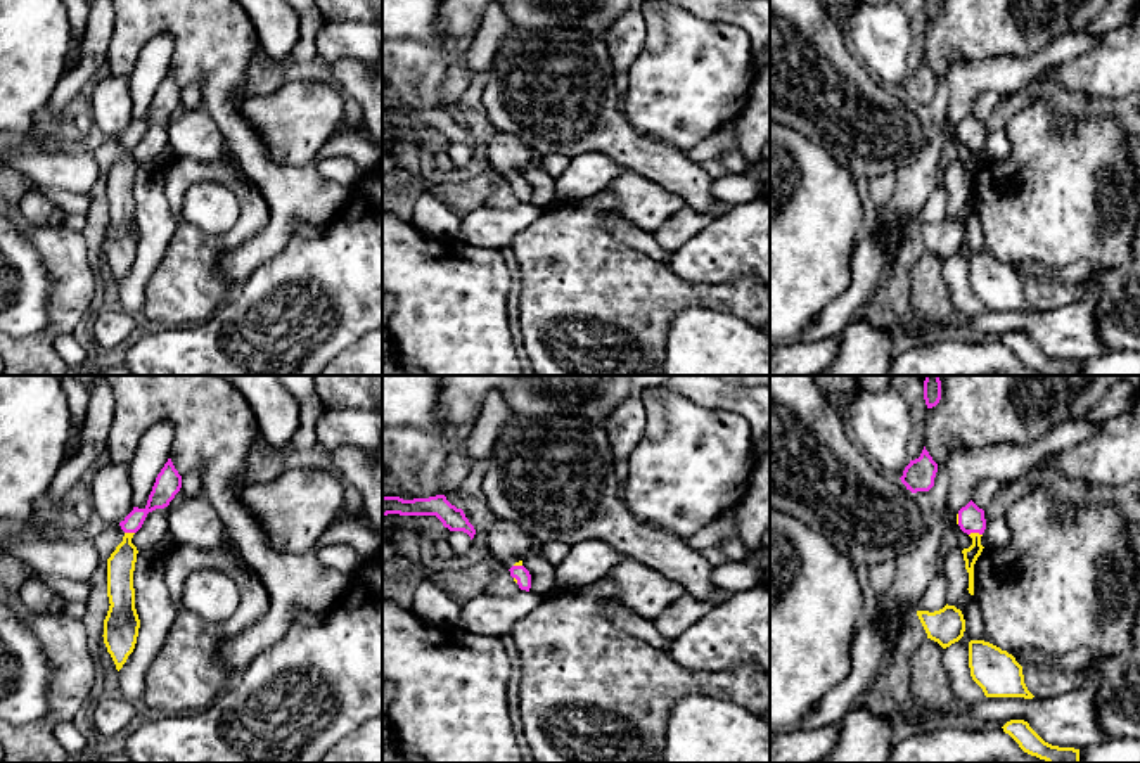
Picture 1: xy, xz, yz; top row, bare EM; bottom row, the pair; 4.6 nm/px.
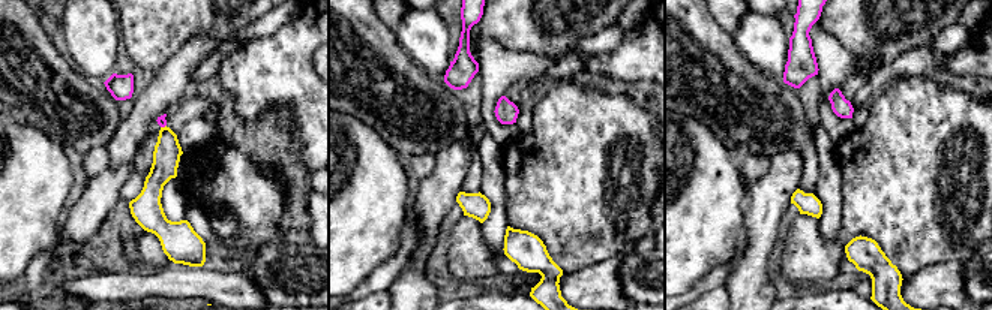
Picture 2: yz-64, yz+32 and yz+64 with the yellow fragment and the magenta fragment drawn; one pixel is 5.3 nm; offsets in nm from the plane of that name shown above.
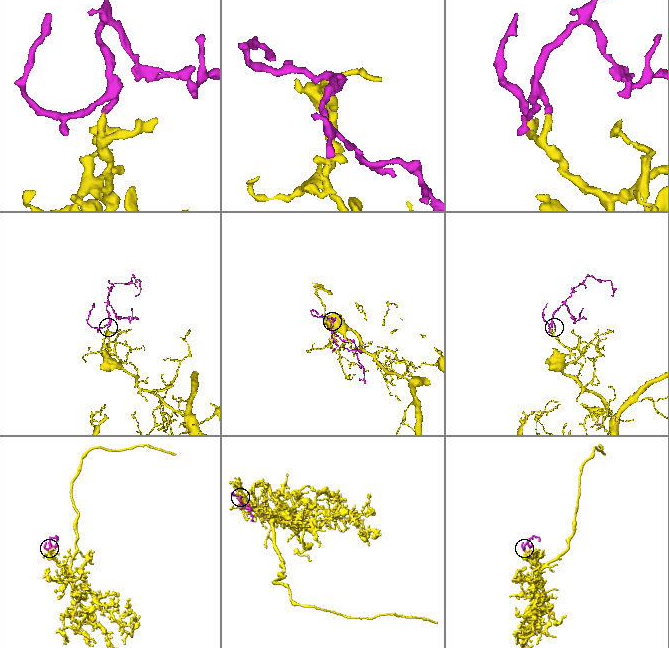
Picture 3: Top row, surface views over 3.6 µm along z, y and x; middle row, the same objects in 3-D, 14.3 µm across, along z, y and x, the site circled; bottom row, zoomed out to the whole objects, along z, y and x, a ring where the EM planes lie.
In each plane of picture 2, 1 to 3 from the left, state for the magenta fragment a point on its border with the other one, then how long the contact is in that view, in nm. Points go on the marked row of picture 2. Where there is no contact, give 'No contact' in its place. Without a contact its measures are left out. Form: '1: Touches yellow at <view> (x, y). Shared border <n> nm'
1: Touches yellow at yz-64 (162, 128). Shared border 40 nm
2: No contact
3: No contact

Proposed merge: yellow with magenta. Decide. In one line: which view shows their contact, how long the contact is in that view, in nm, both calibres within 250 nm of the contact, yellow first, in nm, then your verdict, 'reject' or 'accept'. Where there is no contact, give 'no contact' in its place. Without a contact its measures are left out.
contact in yz; length 60 nm; calibres 70 and 130 nm; accept

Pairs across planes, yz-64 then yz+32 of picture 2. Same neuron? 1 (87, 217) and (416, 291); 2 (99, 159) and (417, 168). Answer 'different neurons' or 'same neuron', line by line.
1: different neurons
2: same neuron

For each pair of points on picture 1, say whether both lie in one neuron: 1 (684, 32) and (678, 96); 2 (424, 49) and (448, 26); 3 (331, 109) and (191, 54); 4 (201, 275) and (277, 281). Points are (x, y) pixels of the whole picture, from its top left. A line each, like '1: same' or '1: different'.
1: same
2: different
3: different
4: different

